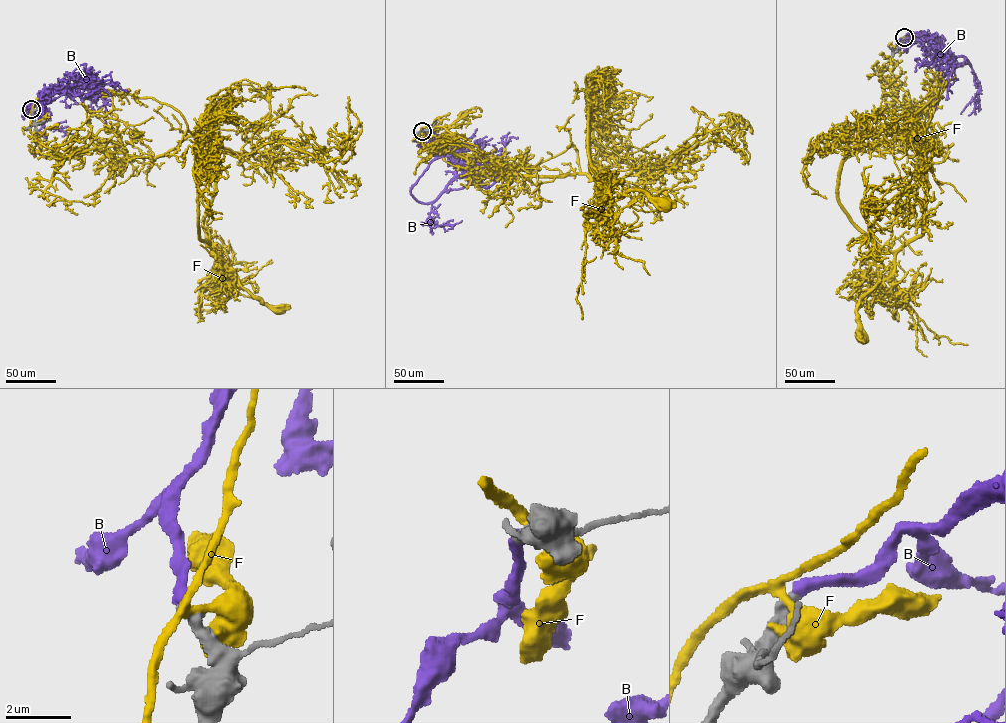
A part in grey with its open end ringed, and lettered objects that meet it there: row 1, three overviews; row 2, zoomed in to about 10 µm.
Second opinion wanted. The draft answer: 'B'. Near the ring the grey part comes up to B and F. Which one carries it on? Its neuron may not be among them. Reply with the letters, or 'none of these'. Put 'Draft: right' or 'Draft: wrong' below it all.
B
Draft: right

